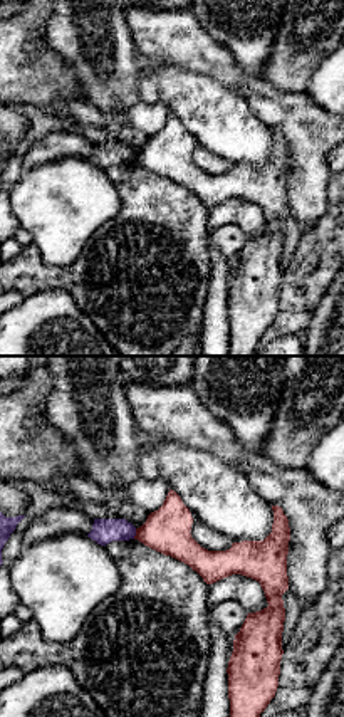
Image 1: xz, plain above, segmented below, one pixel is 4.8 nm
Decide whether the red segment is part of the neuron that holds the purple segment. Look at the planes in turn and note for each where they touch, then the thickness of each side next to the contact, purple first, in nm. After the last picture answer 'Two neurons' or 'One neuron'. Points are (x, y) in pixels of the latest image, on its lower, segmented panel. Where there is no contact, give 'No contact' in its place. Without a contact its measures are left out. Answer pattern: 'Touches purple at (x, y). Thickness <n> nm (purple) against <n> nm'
Touches purple at (135, 534). Thickness 120 nm (purple) against 220 nm

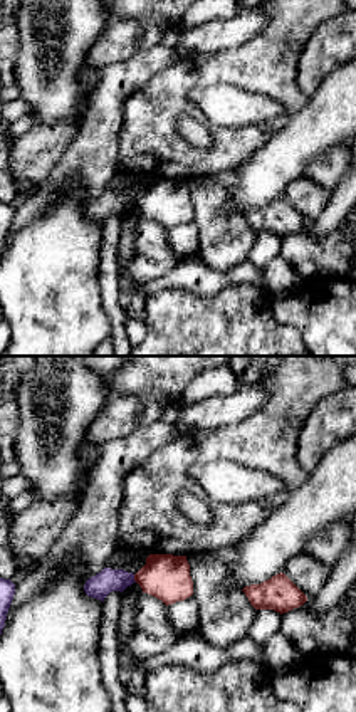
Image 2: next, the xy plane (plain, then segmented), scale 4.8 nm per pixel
Touches purple at (133, 578). Thickness 120 nm (purple) against 220 nm

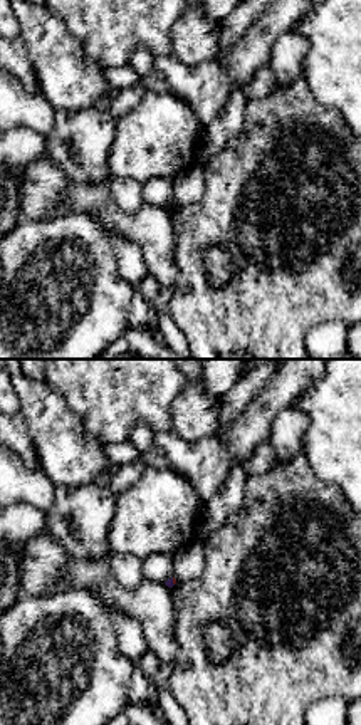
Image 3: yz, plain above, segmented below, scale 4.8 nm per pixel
Touches purple at (172, 581). Thickness 40 nm (purple) against 20 nm

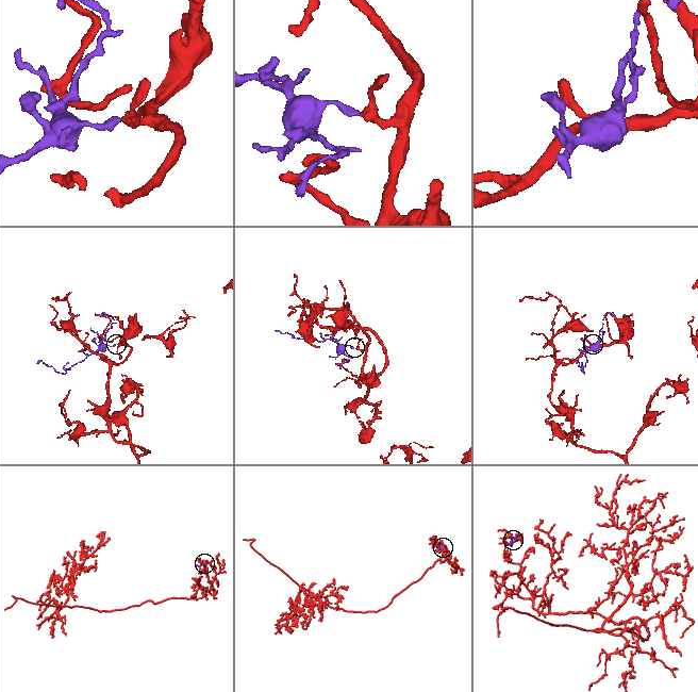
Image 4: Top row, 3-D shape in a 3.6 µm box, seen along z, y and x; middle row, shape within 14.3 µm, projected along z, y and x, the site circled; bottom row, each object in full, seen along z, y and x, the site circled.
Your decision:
Two neurons

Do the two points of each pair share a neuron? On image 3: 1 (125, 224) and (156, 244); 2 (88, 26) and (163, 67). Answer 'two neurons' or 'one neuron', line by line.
1: one neuron
2: two neurons

